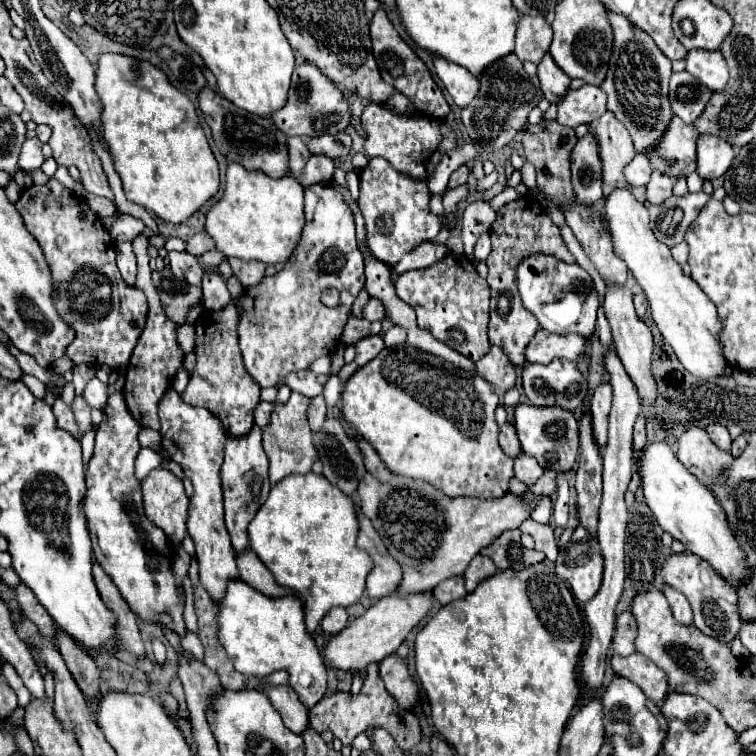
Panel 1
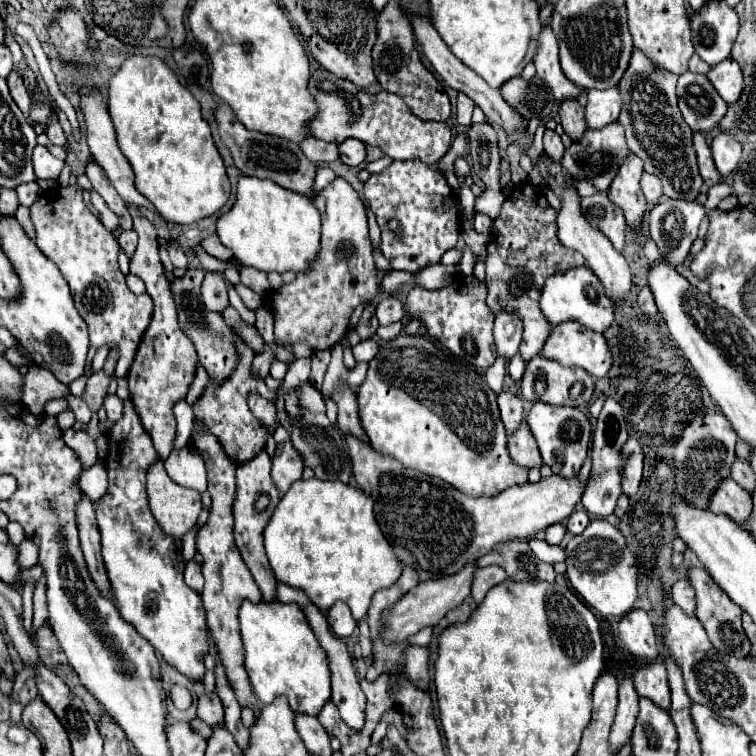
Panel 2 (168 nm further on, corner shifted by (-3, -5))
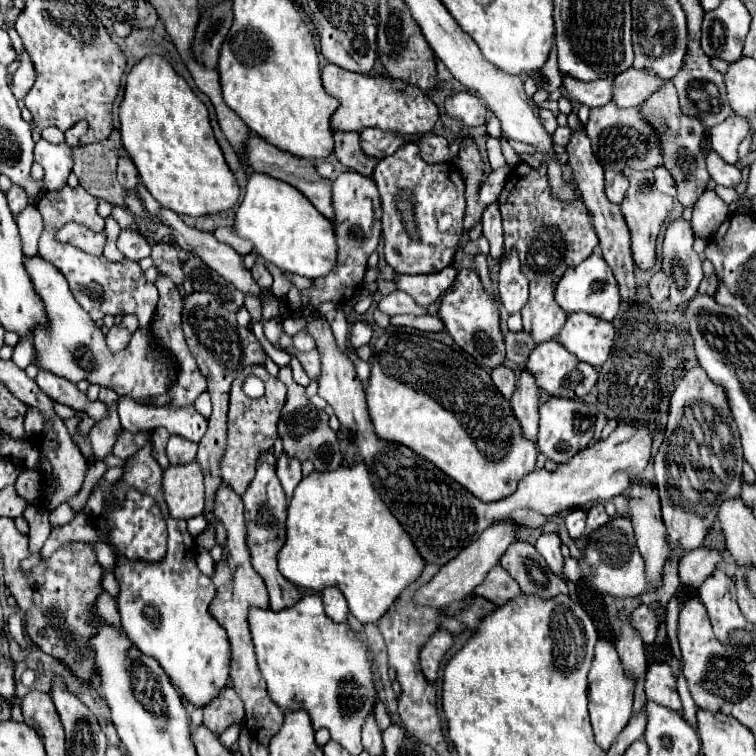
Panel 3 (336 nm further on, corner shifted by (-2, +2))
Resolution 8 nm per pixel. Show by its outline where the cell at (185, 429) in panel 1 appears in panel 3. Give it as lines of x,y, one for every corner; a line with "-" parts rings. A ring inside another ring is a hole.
220,484
214,498
214,518
226,530
226,544
222,546
222,558
216,562
216,570
212,574
216,596
210,602
210,616
226,630
230,642
230,682
246,708
246,726
254,730
256,738
266,746
268,740
278,732
282,724
282,708
278,708
266,694
266,684
256,666
254,646
248,632
248,608
268,608
268,592
264,580
250,564
250,554
246,548
246,526
244,526
244,504
238,494
232,492
230,486

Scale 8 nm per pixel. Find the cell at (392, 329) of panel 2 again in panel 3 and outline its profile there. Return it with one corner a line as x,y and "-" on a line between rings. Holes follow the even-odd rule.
424,314
424,316
392,316
390,322
396,324
396,326
410,326
410,328
418,328
418,330
424,330
424,332
444,330
440,318
428,316
428,314

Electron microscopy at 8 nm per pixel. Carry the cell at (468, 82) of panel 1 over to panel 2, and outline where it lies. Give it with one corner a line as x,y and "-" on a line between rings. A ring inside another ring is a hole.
459,93
457,97
457,123
469,127
471,125
471,115
473,115
473,99
469,99
465,93

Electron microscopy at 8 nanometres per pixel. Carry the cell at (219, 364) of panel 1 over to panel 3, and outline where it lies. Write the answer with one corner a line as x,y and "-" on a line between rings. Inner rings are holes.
270,374
260,376
266,394
260,400
252,400
242,392
242,384
232,384
230,390
230,408
228,408
228,436
226,436
226,450
220,460
222,468
222,480
234,488
236,494
244,494
250,480
254,478
256,470
256,460
262,450
270,450
274,446
274,440
278,438
278,420
280,420
280,410
284,404
286,396
286,386
280,380
272,380

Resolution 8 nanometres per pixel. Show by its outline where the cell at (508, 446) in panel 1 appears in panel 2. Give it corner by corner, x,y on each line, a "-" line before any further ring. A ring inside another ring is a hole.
501,389
497,395
497,403
499,403
499,411
501,411
501,419
505,423
505,429
511,435
515,431
515,427
519,427
519,421
523,421
523,417
525,417
523,401
517,393

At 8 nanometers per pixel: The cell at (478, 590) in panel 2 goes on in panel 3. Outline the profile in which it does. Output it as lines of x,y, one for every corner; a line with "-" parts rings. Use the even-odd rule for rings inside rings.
496,564
484,578
482,584
478,584
478,588
474,588
474,592
478,596
488,598
494,604
504,604
508,600
512,600
514,596
520,594
518,582
500,566

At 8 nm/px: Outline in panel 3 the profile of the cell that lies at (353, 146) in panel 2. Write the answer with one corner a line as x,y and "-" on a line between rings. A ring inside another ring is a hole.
364,128
360,132
360,140
362,140
362,152
368,158
378,158
378,160
384,156
390,156
404,142
402,136
382,132
376,128

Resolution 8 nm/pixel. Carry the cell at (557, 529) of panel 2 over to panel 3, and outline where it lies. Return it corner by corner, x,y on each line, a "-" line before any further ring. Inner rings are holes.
556,532
540,534
540,538
536,540
536,550
546,558
546,562
558,576
562,576
562,562
564,562
560,554
560,546
562,546
562,540

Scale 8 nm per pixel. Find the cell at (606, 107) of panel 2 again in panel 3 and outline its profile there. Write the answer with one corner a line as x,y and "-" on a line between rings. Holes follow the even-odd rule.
628,68
626,72
614,78
612,102
620,108
640,106
656,88
660,86
660,78
650,70

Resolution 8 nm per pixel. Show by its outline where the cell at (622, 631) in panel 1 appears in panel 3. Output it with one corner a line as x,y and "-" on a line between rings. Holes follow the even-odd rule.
640,604
632,614
630,614
630,624
632,628
640,634
642,642
644,644
652,644
654,638
656,638
656,618
654,618
654,612
650,606
646,604

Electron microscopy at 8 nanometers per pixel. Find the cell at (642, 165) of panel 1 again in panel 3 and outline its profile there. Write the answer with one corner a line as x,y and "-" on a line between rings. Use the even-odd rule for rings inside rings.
662,166
654,168
654,184
658,188
658,192
668,194
668,196
676,196
676,188
674,188
674,180
670,176
670,172

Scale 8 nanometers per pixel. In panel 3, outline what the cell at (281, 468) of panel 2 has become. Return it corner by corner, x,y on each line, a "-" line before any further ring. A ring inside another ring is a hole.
282,452
278,456
278,462
276,462
276,470
278,470
278,480
286,492
286,496
290,498
294,488
298,486
298,482
302,480
302,470
300,470
300,460
294,460
294,458
288,458
286,452

